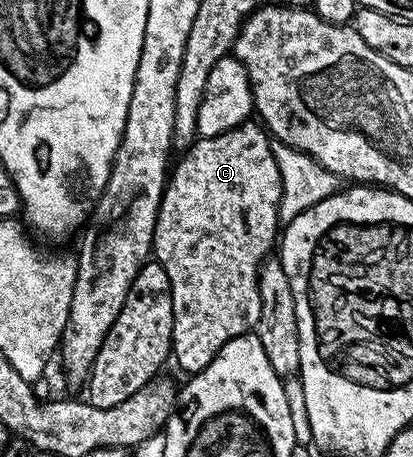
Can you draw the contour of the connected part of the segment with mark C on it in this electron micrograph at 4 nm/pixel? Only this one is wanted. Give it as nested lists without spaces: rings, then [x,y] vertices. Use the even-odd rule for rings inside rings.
[[[245,123],[233,129],[227,129],[222,135],[200,137],[193,140],[192,144],[179,154],[180,162],[177,165],[175,162],[171,166],[164,186],[164,194],[160,200],[160,210],[156,216],[154,239],[152,240],[152,253],[155,260],[159,261],[160,266],[166,271],[166,279],[170,283],[170,295],[172,296],[172,351],[170,357],[173,362],[176,360],[177,367],[185,369],[185,374],[188,375],[201,373],[216,358],[218,351],[222,351],[222,347],[226,343],[230,343],[230,339],[245,336],[255,326],[260,314],[260,296],[258,295],[256,278],[262,262],[271,254],[268,252],[271,249],[273,252],[274,242],[278,237],[276,225],[281,224],[278,207],[280,206],[282,181],[278,165],[272,155],[273,144],[270,142],[269,134],[259,124],[256,124],[257,126],[252,124]]]

